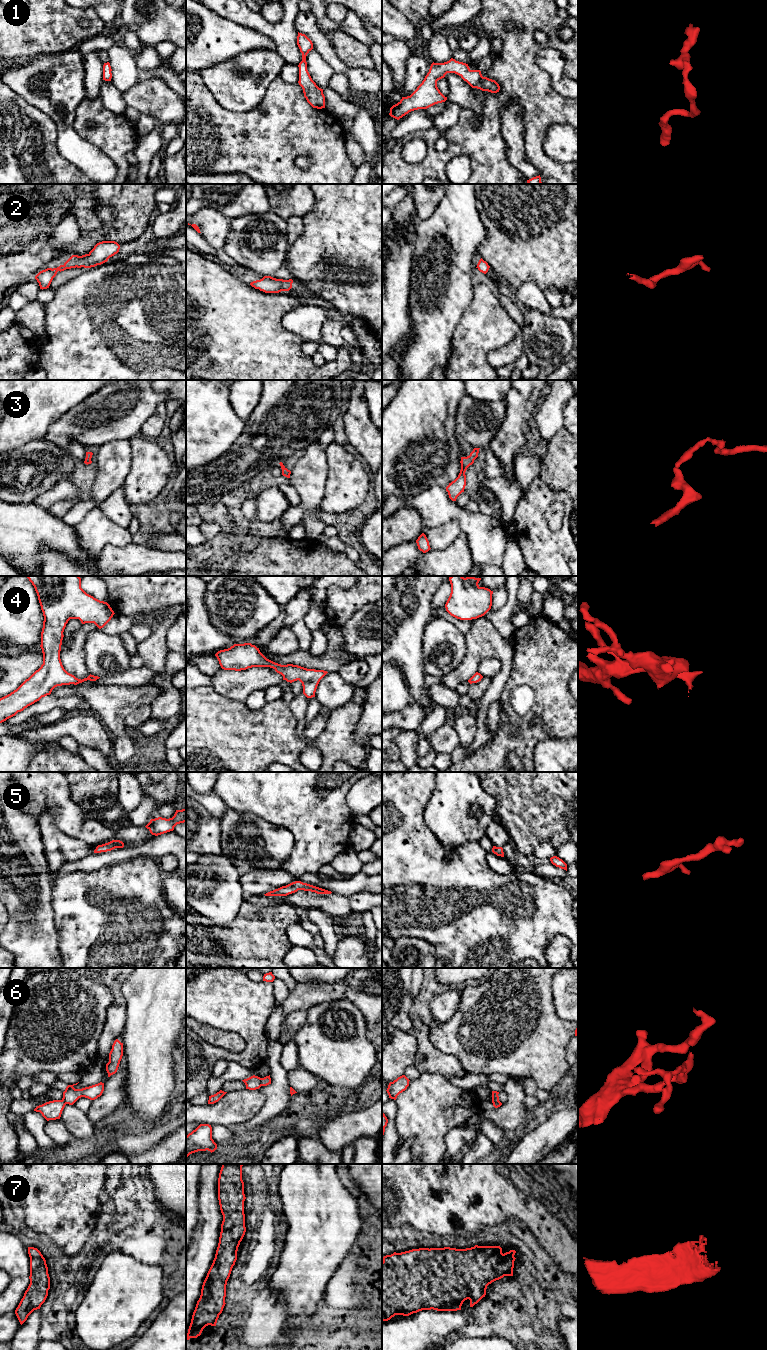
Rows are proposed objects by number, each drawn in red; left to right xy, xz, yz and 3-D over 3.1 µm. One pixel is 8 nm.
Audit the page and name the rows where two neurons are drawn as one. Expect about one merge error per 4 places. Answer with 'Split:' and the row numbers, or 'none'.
Split: 6

